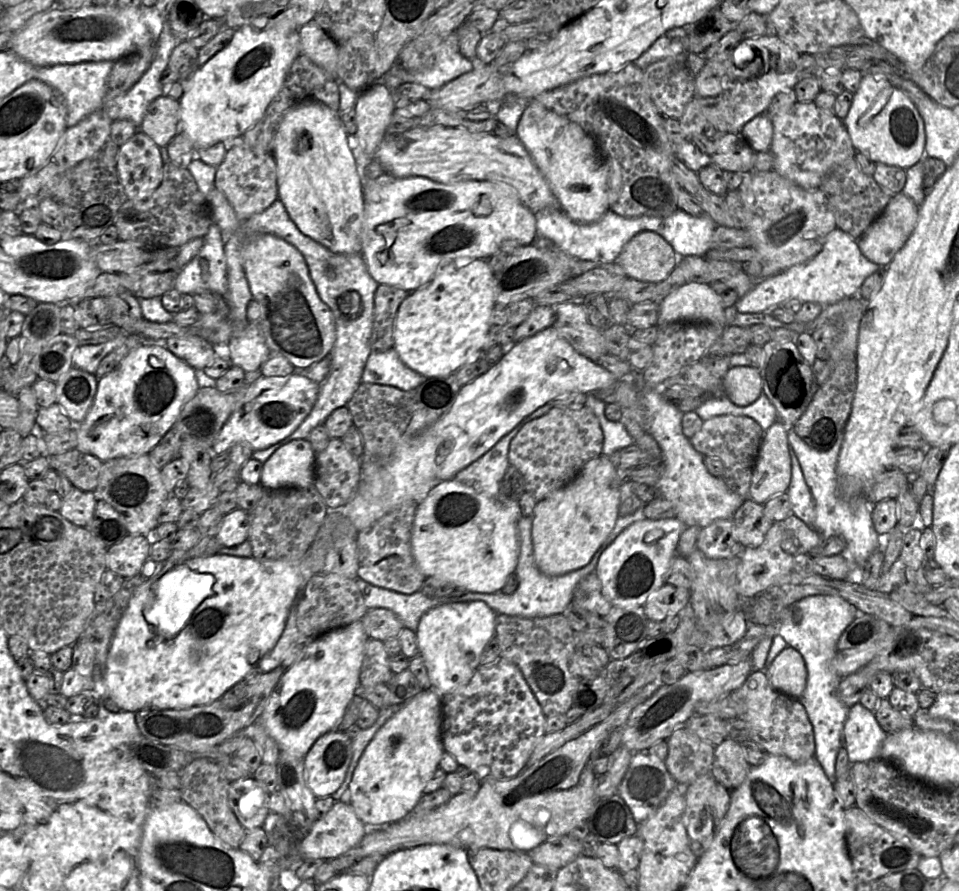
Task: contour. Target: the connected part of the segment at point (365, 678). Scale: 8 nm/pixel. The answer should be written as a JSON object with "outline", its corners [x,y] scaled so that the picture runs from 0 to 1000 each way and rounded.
{"outline":[[[385,716],[381,724],[380,740],[375,752],[375,768],[380,771],[401,767],[408,760],[406,737],[399,721]]]}

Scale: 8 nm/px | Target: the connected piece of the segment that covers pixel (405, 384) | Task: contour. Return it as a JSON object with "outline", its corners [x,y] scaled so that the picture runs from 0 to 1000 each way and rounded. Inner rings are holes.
{"outline":[[[411,391],[400,395],[388,394],[380,411],[377,430],[410,433],[426,439],[444,425],[443,422],[426,413]]]}

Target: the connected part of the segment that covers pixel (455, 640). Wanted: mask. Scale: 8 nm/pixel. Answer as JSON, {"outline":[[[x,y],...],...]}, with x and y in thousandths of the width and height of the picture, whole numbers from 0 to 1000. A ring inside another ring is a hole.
{"outline":[[[503,675],[464,677],[445,686],[433,709],[437,735],[442,744],[452,773],[463,780],[489,767],[499,750],[502,734],[508,722],[516,715],[519,689]]]}

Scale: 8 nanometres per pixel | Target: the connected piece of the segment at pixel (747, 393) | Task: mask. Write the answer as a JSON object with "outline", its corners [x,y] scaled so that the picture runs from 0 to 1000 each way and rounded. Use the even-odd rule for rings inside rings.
{"outline":[[[785,411],[762,412],[753,425],[755,443],[771,456],[784,453],[796,441],[796,424]]]}

